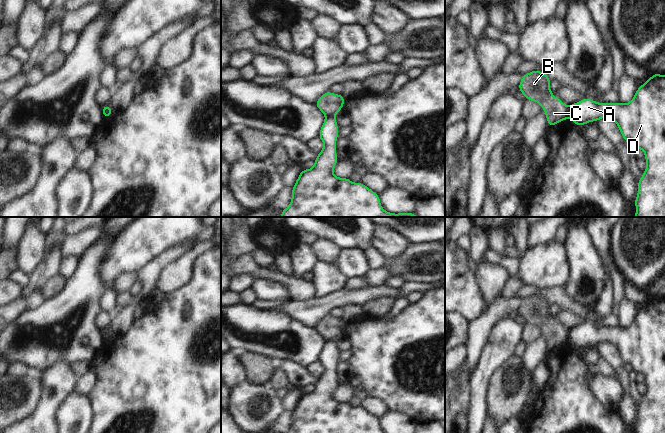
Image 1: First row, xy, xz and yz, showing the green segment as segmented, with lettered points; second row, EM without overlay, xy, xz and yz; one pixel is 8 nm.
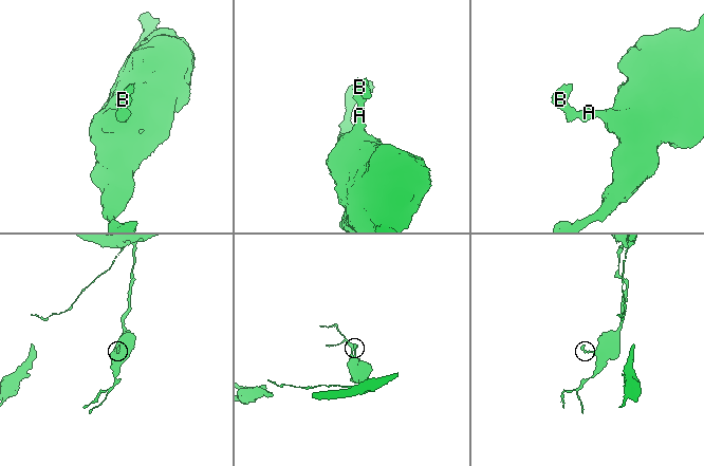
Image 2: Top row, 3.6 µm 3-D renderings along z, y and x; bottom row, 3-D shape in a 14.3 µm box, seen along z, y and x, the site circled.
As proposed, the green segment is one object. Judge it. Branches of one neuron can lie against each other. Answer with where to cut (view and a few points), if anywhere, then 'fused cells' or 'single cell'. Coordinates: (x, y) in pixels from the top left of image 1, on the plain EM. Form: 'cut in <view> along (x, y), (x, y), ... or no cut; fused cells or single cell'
cut in xz along (334, 338), (326, 340); fused cells

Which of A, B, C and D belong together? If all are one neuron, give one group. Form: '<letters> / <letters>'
A D / B C

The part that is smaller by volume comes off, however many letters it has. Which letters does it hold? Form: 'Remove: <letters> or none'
Remove: B, C

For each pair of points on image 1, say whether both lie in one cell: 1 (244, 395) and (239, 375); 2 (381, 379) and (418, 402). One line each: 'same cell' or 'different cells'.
1: different cells
2: same cell

